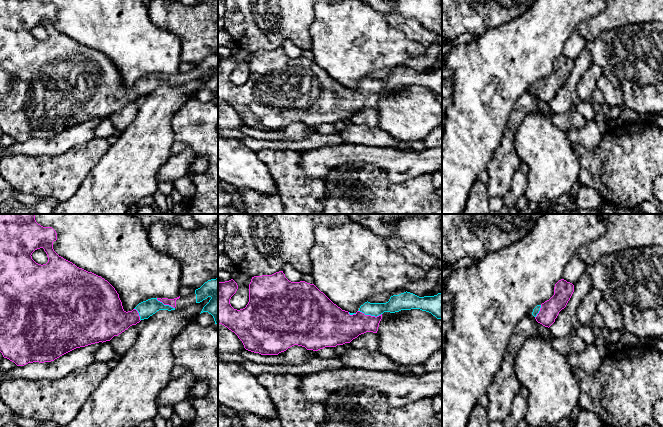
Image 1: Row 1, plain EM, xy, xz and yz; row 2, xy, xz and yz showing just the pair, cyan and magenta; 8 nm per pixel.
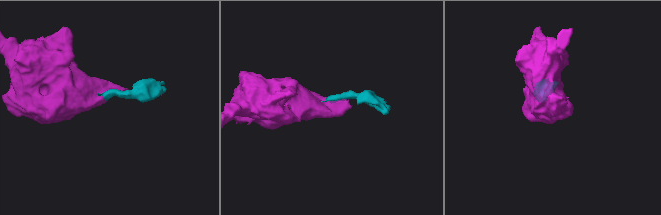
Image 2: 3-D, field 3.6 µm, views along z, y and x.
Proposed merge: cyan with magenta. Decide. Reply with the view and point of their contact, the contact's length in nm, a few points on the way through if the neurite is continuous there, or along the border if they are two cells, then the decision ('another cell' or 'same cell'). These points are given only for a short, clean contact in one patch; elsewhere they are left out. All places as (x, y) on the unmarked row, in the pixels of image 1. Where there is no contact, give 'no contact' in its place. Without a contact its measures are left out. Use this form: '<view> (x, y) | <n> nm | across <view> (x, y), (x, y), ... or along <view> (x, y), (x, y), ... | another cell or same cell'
xz (370, 90) | 190 nm | across xz (396, 79), (376, 85), (370, 90), (359, 99), (342, 103) | same cell

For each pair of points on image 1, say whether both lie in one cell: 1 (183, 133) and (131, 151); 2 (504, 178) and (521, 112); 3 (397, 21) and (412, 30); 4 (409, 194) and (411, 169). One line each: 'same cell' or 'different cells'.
1: different cells
2: same cell
3: same cell
4: different cells

